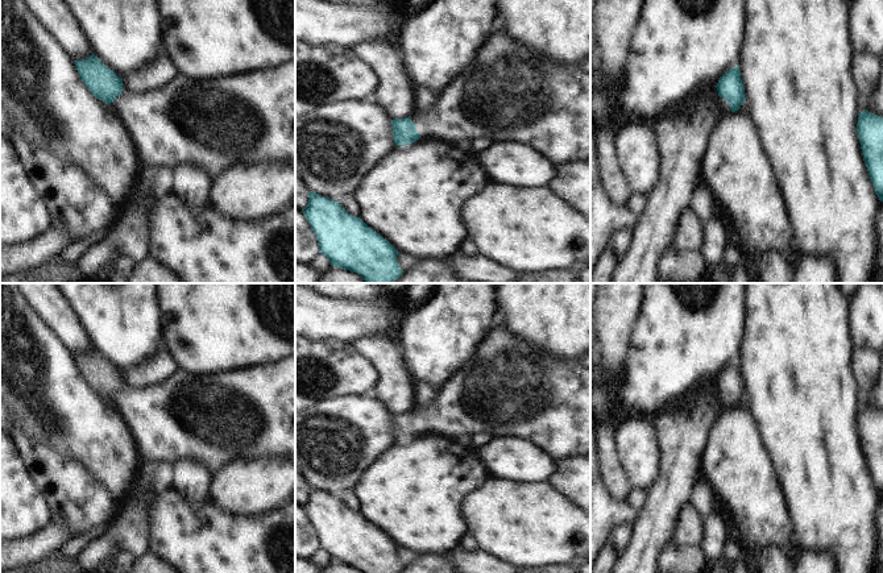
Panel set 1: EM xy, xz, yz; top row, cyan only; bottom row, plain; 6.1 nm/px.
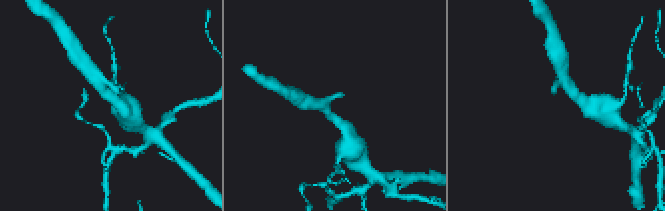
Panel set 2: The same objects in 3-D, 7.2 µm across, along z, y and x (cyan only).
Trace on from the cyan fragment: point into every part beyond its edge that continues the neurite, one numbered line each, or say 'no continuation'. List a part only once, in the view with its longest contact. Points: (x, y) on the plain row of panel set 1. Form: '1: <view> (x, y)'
1: xz (506, 390)

